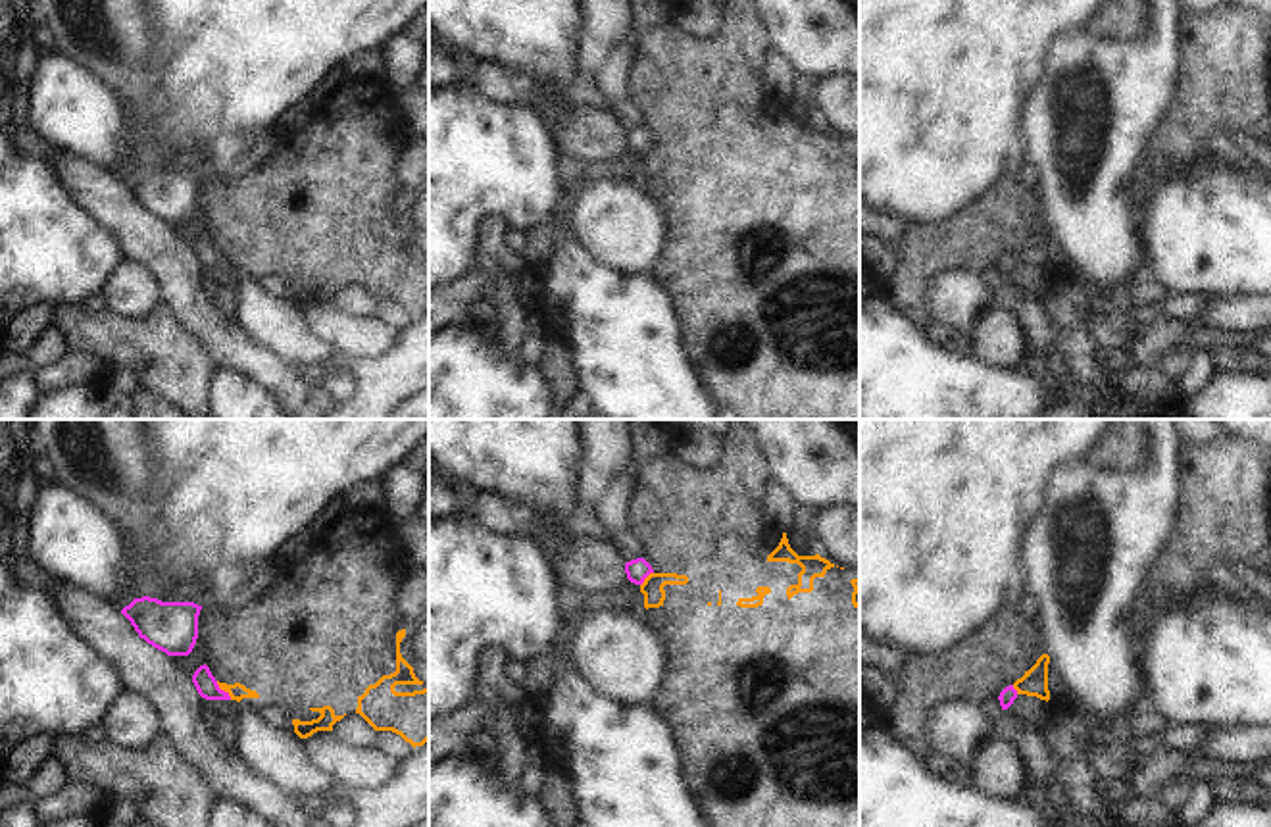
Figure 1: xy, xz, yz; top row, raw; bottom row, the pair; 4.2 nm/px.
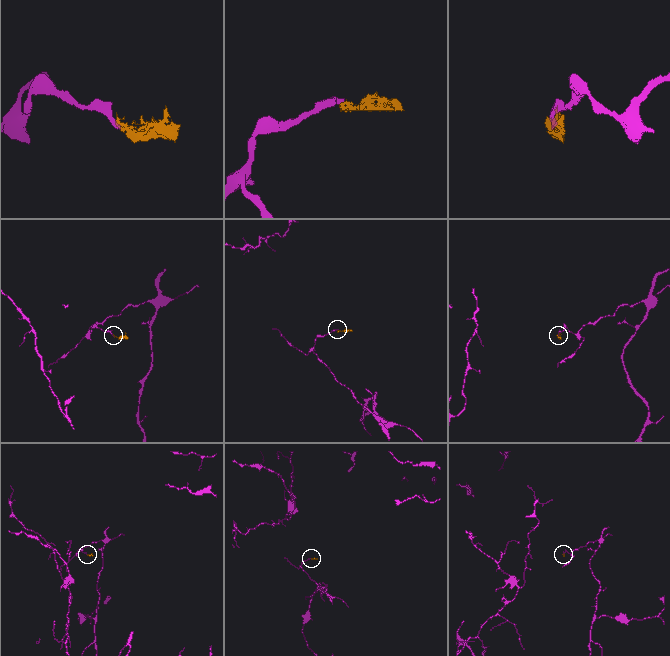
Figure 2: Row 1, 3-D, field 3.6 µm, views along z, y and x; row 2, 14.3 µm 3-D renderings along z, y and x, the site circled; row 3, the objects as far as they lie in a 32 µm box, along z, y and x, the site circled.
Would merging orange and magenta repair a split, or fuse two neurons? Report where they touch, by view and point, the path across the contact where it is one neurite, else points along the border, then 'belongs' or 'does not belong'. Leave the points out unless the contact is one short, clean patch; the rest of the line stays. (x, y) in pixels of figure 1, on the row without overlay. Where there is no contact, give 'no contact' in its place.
xy (224, 258) | along xy (216, 250), (231, 268) | does not belong

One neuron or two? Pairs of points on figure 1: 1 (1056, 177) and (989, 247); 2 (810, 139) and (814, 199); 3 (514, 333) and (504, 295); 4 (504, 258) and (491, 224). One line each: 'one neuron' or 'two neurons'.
1: two neurons
2: one neuron
3: one neuron
4: one neuron

